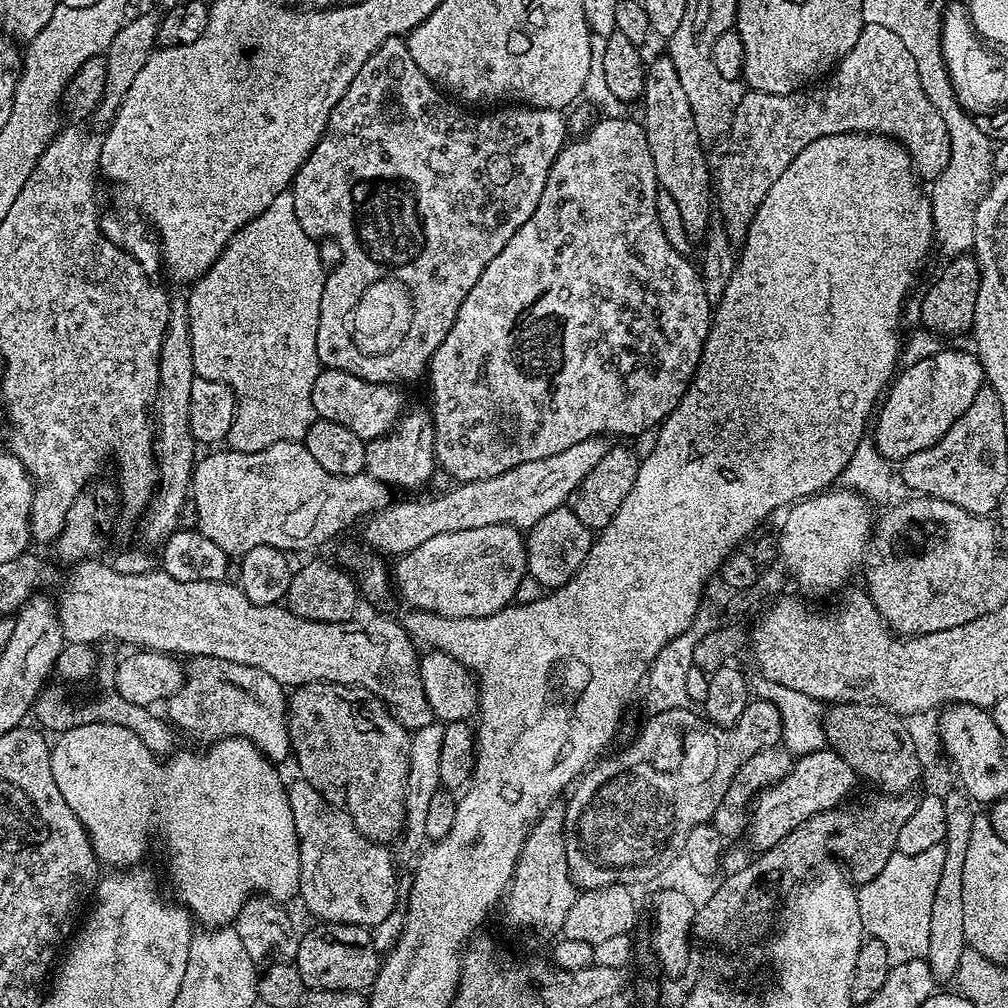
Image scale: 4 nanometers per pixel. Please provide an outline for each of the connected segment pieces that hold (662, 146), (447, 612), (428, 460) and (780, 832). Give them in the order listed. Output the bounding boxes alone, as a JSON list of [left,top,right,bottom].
[[642,54,712,237],[395,524,528,618],[364,408,437,489],[746,746,856,850]]

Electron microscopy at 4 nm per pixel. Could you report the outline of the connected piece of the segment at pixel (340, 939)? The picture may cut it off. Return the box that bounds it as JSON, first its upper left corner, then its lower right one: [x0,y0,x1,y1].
[294,922,382,992]

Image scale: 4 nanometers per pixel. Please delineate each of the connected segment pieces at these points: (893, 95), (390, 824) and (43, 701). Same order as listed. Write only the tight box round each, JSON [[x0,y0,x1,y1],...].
[[714,24,950,246],[288,684,412,846],[32,687,175,756]]

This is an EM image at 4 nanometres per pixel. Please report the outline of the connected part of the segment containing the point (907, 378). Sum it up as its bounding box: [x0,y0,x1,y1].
[874,346,986,462]

